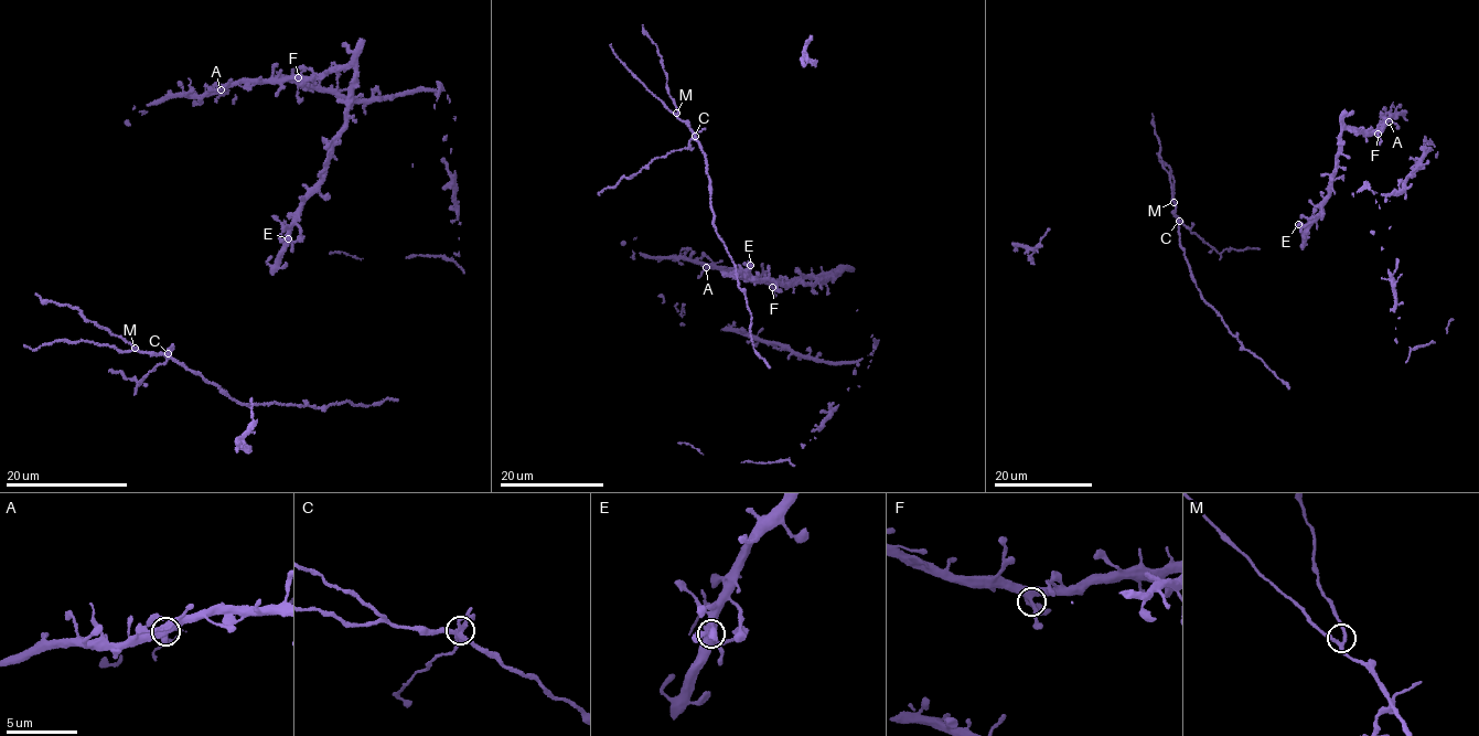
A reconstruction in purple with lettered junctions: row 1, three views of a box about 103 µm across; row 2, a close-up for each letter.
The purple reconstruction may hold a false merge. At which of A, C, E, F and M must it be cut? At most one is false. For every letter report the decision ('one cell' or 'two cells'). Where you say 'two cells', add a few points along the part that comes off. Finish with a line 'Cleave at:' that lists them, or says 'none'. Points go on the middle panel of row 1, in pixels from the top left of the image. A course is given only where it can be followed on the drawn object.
A: one cell
C: two cells; foreign part runs (695, 135), (687, 148), (654, 159), (638, 173), (608, 187), (599, 195)
E: one cell
F: one cell
M: one cell
Cleave at: C

